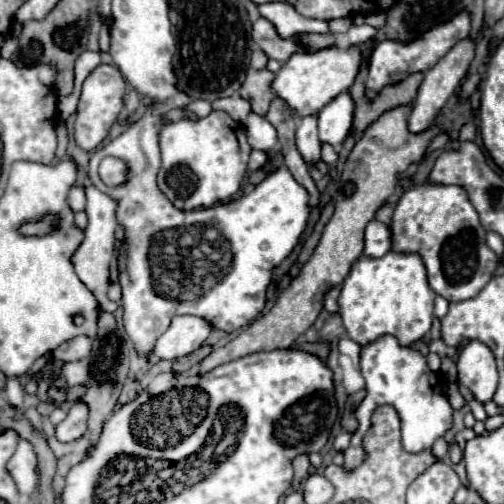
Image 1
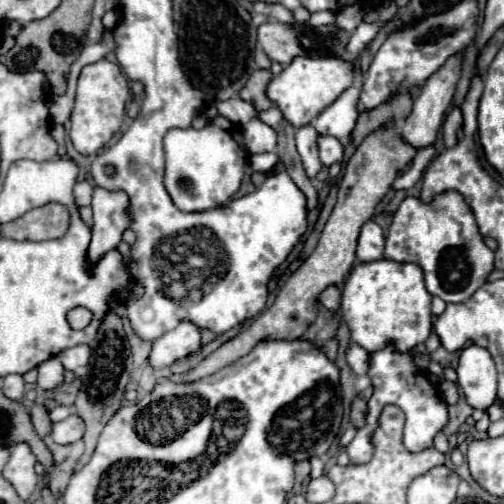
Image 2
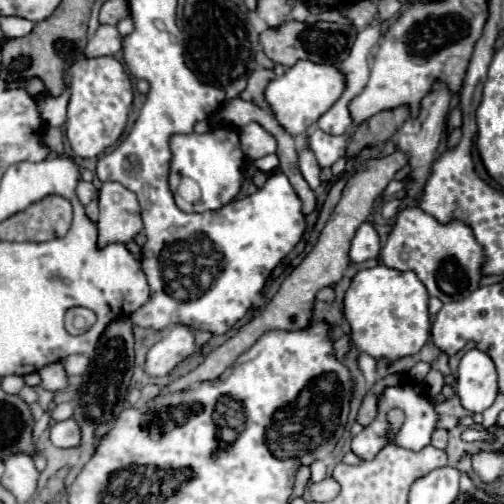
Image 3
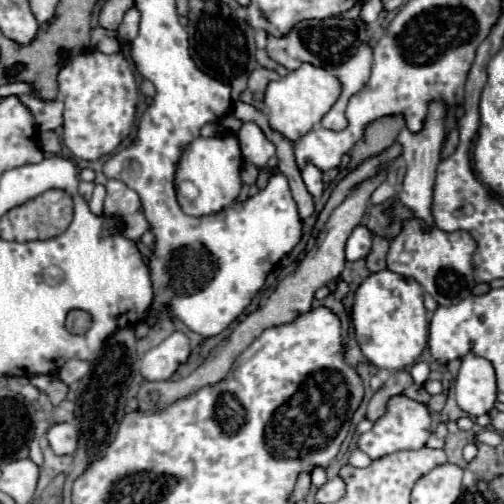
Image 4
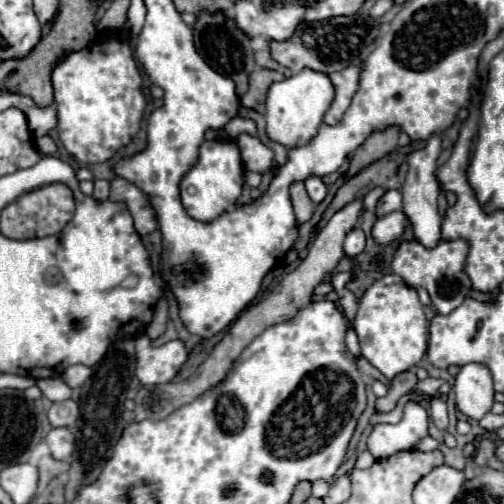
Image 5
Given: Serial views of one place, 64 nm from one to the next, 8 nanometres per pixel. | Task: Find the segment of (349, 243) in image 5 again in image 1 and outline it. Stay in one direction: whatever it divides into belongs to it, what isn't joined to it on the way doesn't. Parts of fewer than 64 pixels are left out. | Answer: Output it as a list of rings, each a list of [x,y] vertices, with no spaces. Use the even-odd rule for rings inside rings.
[[[372,220],[364,232],[364,256],[380,258],[390,250],[390,228],[378,220]]]

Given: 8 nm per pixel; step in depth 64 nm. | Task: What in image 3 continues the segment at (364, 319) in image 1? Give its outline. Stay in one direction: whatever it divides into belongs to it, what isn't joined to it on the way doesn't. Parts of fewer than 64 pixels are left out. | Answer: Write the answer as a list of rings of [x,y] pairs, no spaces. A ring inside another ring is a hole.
[[[384,264],[368,270],[360,270],[344,298],[344,314],[352,328],[352,340],[358,352],[364,352],[376,360],[394,362],[398,358],[412,356],[422,350],[430,338],[430,316],[428,316],[428,292],[414,272],[396,272]]]

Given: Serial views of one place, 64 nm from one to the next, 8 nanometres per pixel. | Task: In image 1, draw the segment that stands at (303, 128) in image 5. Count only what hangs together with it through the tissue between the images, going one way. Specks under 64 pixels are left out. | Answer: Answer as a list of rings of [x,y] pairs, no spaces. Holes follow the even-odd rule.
[[[352,46],[348,50],[324,48],[314,54],[296,54],[296,56],[290,56],[290,60],[284,62],[282,70],[276,74],[272,82],[272,92],[274,96],[286,102],[286,106],[292,110],[296,118],[312,116],[320,112],[330,100],[334,100],[340,92],[350,90],[350,86],[356,80],[358,66],[360,66],[358,46]]]

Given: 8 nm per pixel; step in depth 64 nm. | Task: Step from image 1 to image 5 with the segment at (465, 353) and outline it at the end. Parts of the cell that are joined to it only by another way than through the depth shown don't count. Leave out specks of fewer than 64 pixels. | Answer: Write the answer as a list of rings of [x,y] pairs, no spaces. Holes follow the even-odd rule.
[[[466,364],[460,368],[454,384],[458,410],[470,420],[480,420],[494,404],[492,376],[482,364]]]

